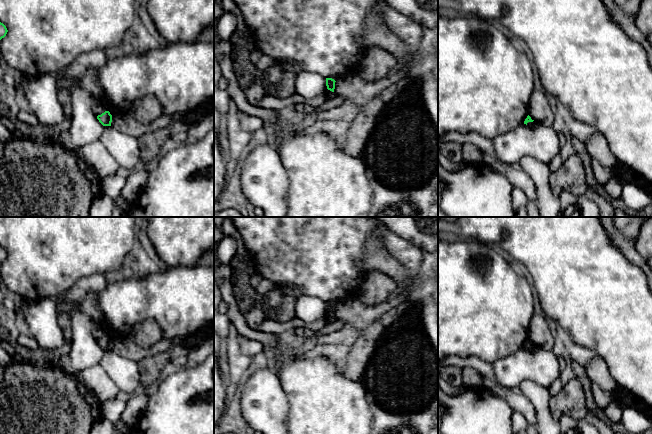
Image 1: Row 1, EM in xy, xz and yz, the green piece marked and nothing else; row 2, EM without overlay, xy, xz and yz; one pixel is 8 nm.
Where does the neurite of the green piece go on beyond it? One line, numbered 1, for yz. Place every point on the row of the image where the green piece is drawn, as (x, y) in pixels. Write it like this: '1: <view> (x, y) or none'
1: none

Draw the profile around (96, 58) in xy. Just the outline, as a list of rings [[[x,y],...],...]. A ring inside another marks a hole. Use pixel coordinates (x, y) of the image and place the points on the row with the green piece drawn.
[[[93,50],[79,55],[72,63],[64,70],[64,73],[69,75],[82,75],[88,68],[97,68],[105,64],[107,54],[102,50]]]

